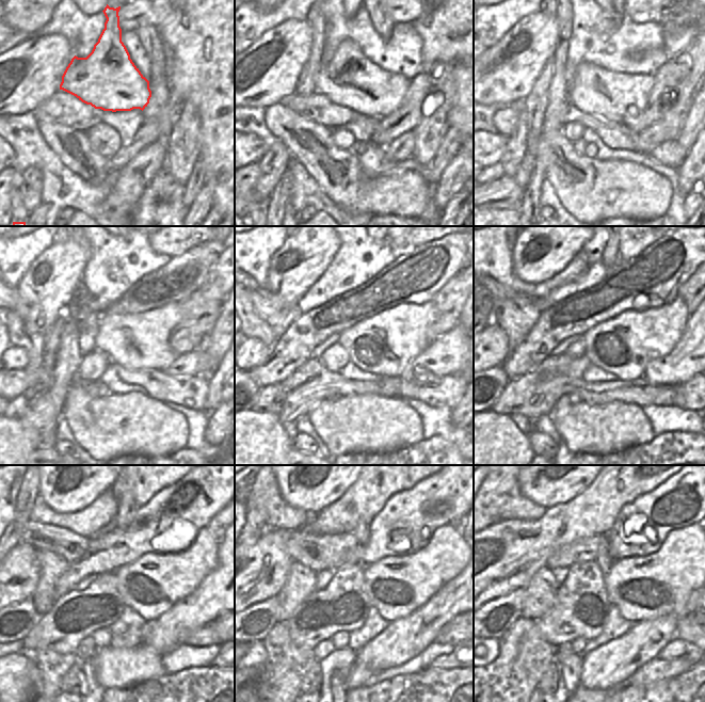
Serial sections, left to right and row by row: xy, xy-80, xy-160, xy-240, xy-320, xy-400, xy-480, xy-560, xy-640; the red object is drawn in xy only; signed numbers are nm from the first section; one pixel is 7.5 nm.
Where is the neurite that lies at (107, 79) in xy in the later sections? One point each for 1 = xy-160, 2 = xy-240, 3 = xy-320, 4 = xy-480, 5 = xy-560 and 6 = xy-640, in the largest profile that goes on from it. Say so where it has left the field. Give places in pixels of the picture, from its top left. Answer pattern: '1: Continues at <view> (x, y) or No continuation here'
1: Continues at xy-160 (620, 97)
2: Continues at xy-240 (140, 340)
3: Continues at xy-320 (385, 344)
4: Continues at xy-480 (153, 584)
5: Continues at xy-560 (398, 585)
6: Continues at xy-640 (642, 588).

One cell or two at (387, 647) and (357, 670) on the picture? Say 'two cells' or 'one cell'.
two cells

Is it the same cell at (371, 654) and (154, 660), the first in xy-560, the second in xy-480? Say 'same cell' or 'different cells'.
different cells

